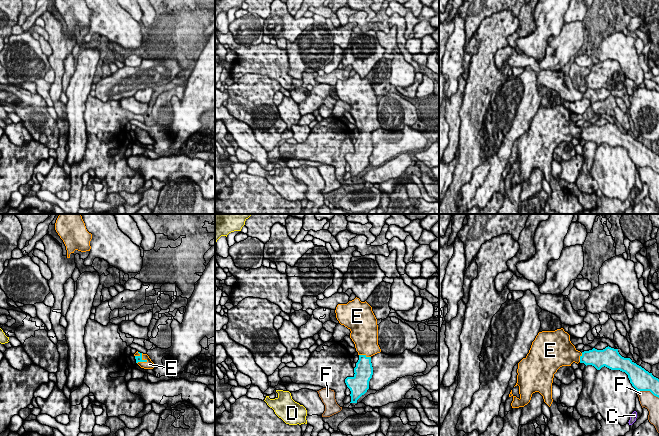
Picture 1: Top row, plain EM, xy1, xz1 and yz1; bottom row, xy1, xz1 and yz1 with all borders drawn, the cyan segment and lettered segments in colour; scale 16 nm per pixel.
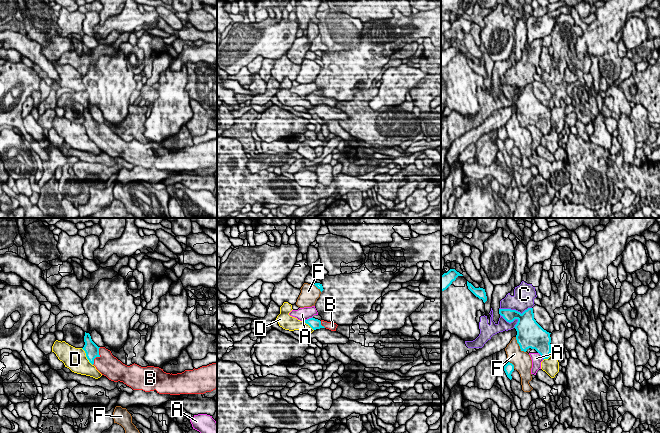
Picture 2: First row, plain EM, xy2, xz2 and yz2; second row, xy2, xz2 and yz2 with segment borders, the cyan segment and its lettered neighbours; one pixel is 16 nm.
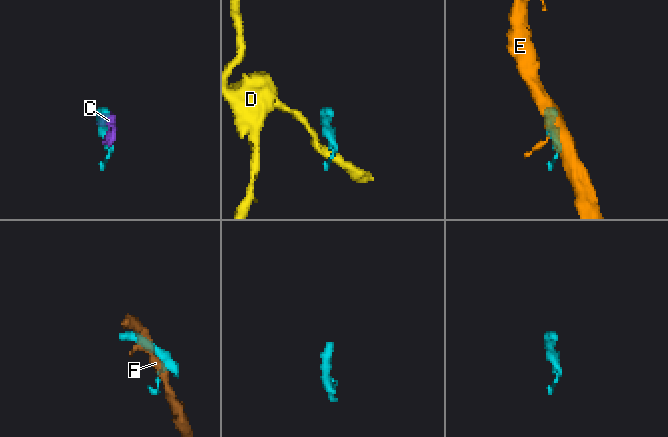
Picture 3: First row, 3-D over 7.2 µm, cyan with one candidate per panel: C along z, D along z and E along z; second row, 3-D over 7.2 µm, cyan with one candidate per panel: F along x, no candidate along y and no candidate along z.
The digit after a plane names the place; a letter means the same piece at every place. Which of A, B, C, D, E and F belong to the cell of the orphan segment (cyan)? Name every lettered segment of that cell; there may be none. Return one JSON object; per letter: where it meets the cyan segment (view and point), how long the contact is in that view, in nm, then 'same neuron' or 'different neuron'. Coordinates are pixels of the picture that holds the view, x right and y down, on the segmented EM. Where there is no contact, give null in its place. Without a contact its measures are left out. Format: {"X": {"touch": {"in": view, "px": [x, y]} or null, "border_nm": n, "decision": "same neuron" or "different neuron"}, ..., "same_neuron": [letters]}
{"A": {"touch": {"in": "xz2", "px": [307, 319]}, "border_nm": 180, "decision": "different neuron"}, "B": {"touch": {"in": "xy2", "px": [98, 356]}, "border_nm": 320, "decision": "same neuron"}, "C": {"touch": {"in": "yz2", "px": [515, 310]}, "border_nm": 550, "decision": "different neuron"}, "D": {"touch": {"in": "xy2", "px": [86, 356]}, "border_nm": 340, "decision": "different neuron"}, "E": {"touch": {"in": "xy1", "px": [141, 358]}, "border_nm": 240, "decision": "same neuron"}, "F": {"touch": {"in": "yz2", "px": [519, 345]}, "border_nm": 300, "decision": "different neuron"}, "same_neuron": ["B", "E"]}

